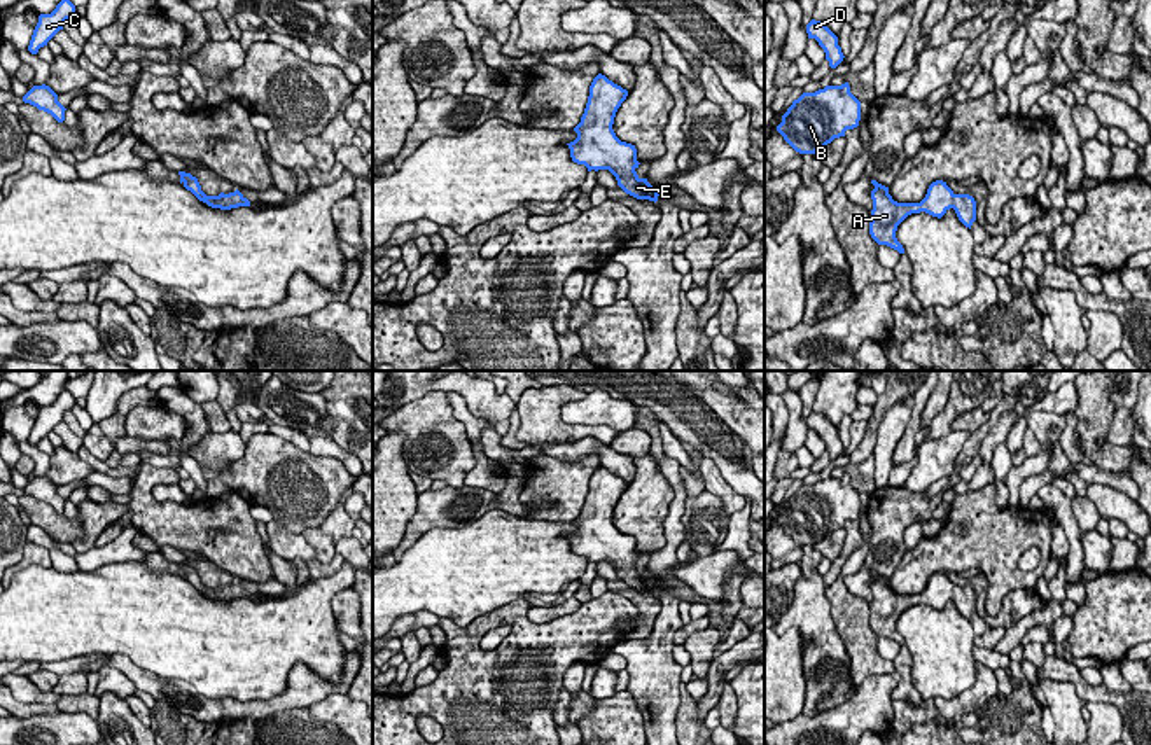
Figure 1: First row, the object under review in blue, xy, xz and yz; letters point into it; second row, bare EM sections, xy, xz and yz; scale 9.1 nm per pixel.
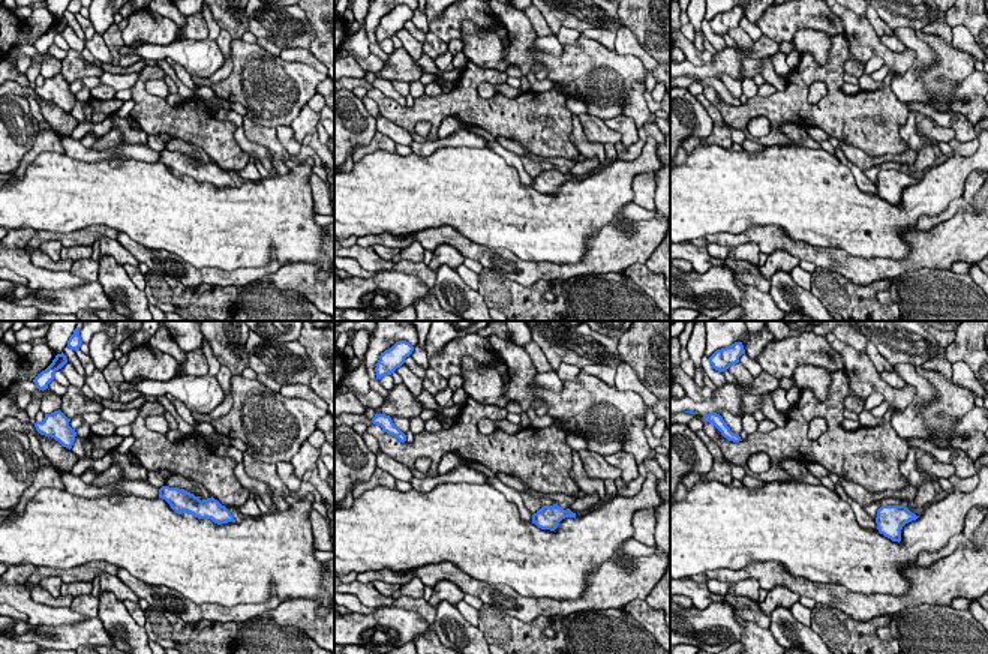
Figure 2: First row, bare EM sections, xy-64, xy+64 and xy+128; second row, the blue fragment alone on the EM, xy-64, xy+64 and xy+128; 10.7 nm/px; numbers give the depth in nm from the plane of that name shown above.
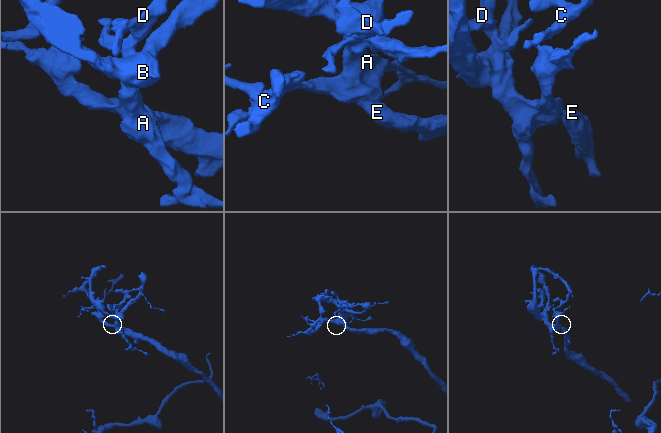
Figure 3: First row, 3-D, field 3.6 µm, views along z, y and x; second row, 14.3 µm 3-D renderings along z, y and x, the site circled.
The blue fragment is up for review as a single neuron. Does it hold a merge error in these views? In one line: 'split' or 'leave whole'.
leave whole

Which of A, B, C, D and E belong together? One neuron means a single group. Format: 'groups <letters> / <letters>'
groups A B C D E

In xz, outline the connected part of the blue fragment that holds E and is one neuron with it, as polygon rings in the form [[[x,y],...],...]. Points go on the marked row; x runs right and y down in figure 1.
[[[598,73],[589,86],[581,122],[574,128],[577,138],[567,145],[574,163],[584,164],[588,171],[609,170],[626,194],[656,203],[659,192],[635,171],[640,164],[635,145],[621,142],[612,129],[626,96],[626,89]]]

